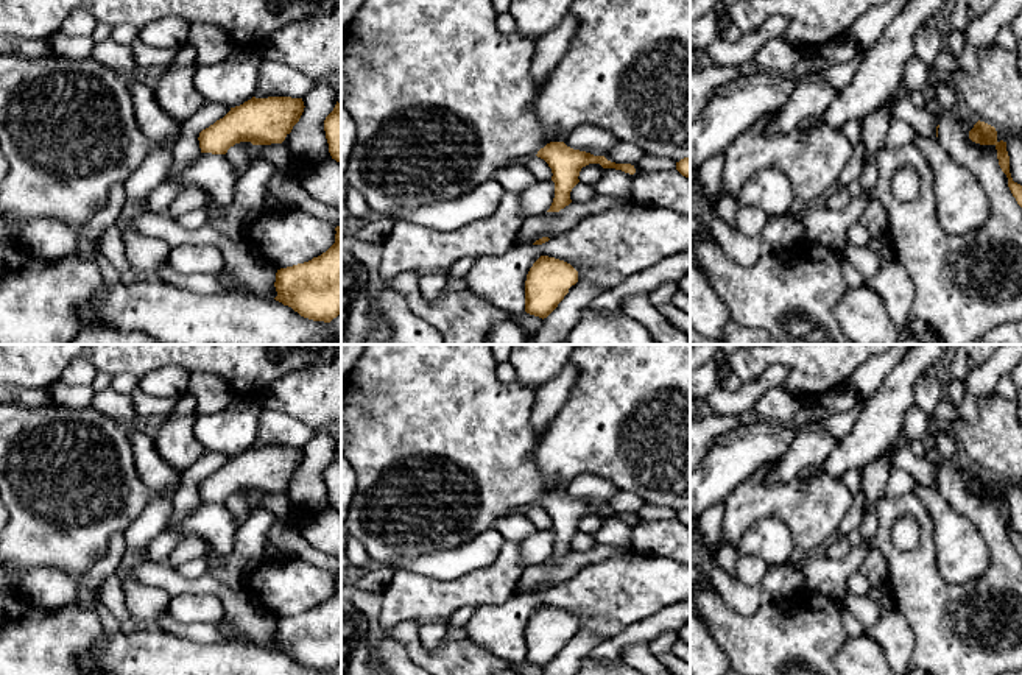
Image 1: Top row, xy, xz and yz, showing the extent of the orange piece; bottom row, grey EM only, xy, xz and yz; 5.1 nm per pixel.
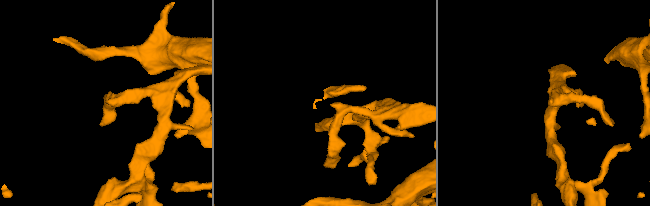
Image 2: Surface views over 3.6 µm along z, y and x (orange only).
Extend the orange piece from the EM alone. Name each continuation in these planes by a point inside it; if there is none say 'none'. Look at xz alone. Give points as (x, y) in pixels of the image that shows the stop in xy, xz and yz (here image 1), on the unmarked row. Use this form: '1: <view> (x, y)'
none

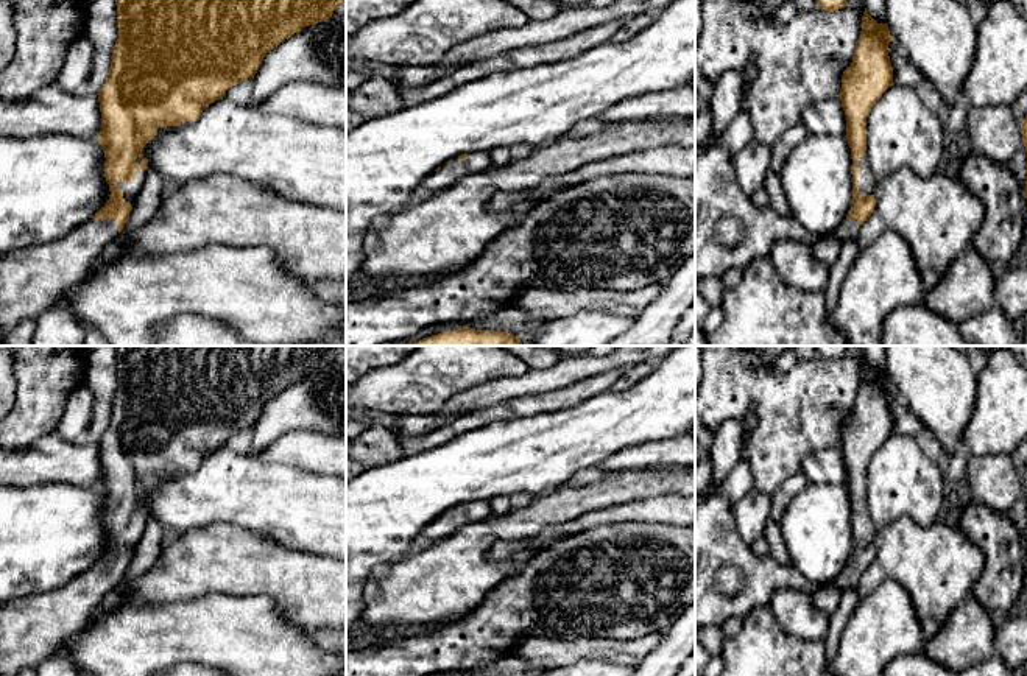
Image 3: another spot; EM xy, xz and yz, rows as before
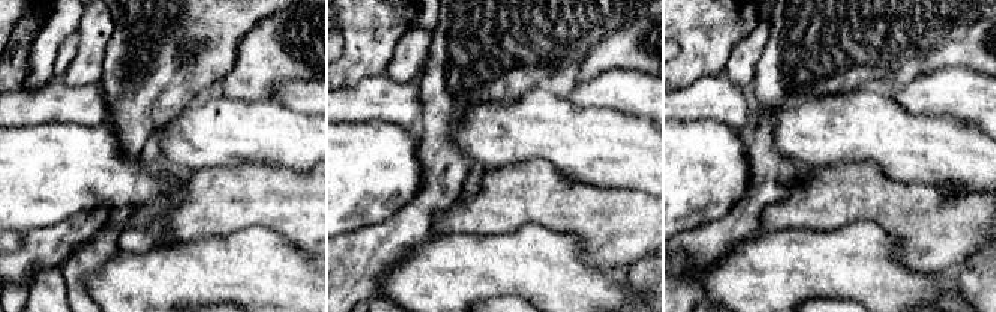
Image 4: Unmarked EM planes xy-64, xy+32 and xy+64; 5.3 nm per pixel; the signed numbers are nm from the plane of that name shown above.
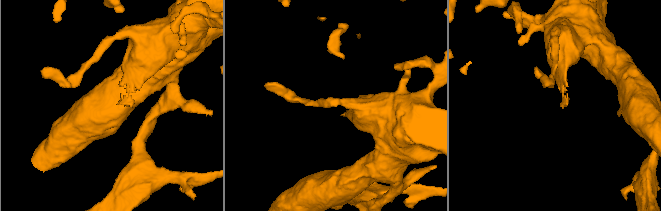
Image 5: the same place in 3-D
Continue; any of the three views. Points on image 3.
1: xy (130, 538)

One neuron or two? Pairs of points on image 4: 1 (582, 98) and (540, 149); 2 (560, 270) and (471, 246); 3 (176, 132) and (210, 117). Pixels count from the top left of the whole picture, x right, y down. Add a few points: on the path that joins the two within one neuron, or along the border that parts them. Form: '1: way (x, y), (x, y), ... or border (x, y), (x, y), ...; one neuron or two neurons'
1: border (566, 96), (579, 107), (611, 108); two neurons
2: way (537, 264), (494, 263); one neuron
3: way (185, 132), (195, 132), (201, 126); one neuron

